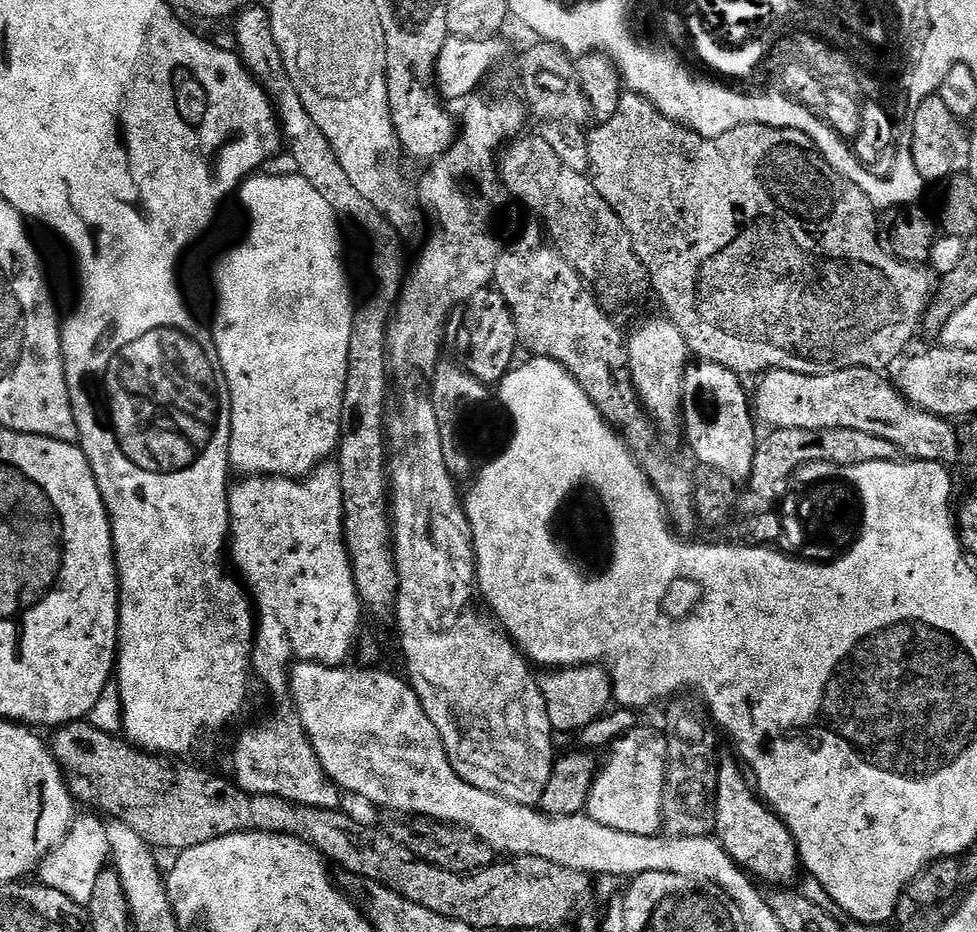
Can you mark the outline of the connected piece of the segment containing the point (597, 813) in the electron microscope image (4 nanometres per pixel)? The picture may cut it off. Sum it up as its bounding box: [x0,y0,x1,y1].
[586,726,668,836]

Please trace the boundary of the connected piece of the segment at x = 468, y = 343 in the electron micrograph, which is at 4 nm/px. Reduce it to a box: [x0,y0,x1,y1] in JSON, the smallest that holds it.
[460,290,518,386]

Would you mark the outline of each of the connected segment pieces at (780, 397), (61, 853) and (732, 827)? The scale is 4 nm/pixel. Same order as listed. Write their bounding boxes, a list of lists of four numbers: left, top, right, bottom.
[[754,368,960,466],[38,815,112,906],[714,758,802,886]]

